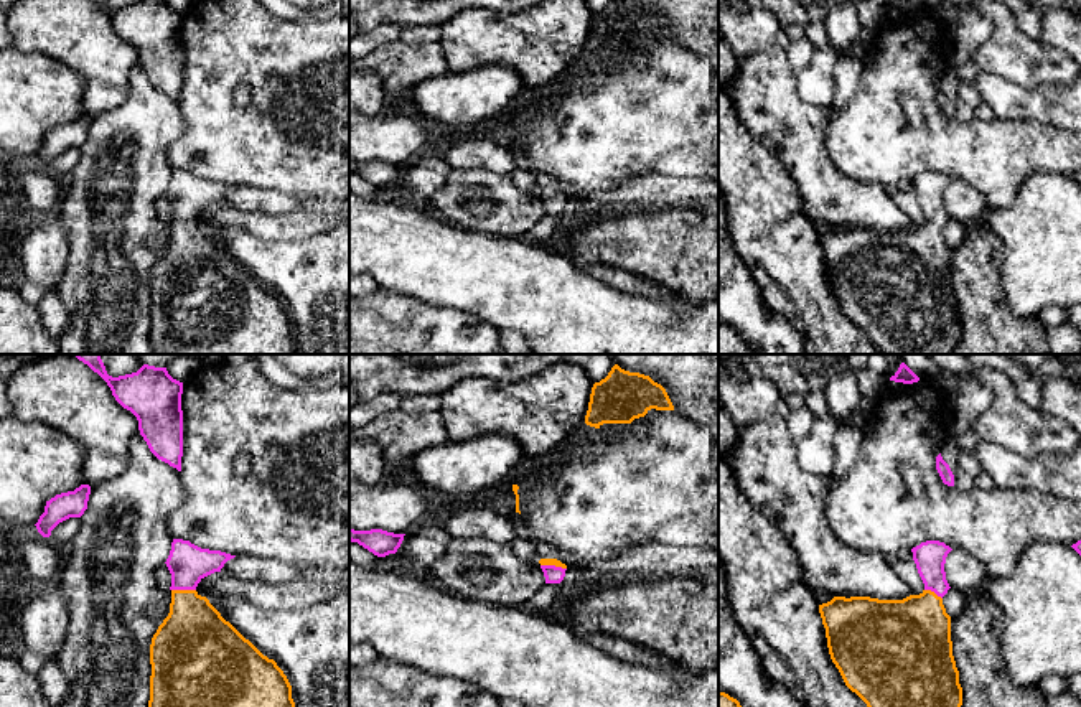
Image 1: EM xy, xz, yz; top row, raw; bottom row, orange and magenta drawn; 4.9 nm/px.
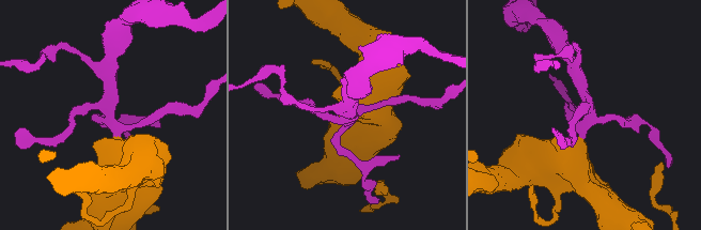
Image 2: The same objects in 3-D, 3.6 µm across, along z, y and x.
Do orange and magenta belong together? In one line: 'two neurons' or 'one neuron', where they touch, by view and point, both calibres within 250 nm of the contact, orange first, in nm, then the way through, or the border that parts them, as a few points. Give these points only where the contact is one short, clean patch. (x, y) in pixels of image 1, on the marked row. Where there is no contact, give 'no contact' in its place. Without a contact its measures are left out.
one neuron; meets orange in xz at (554, 564); 40 nm thick on the orange side, 90 nm on the other; runs through xz (556, 562), (554, 564), (552, 574)

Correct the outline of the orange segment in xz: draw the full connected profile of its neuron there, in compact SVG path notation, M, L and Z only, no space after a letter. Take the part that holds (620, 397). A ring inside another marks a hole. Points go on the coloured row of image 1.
M615 364L605 379L593 384L585 424L595 428L603 424L631 424L651 409L674 410L666 389L649 376Z

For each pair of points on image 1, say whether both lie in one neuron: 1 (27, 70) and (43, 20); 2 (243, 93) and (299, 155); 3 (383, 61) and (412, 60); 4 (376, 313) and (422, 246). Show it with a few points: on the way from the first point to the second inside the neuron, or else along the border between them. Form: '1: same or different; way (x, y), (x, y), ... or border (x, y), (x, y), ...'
1: different; border (17, 48), (45, 53), (68, 66)
2: different; border (246, 84), (234, 93), (239, 106)
3: same; way (389, 61), (406, 61)
4: different; border (379, 285), (427, 304)

